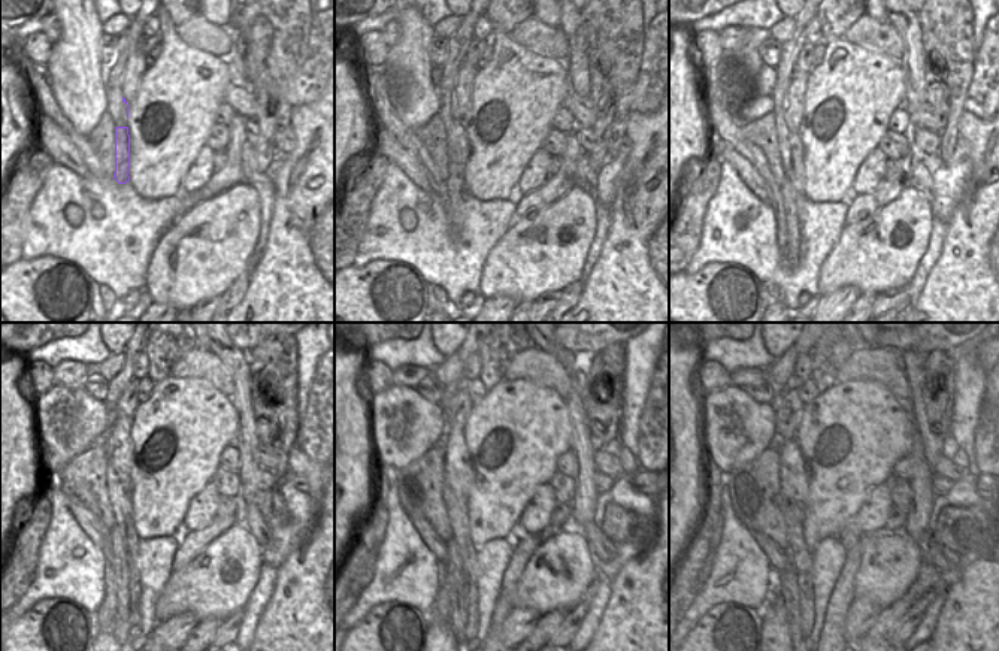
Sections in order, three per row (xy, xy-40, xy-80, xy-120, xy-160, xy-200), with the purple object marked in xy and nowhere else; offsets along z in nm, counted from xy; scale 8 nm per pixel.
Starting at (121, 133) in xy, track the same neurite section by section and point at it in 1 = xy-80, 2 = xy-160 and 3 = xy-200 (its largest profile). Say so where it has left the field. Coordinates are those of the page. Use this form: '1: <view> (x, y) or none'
1: xy-80 (793, 235)
2: xy-160 (454, 566)
3: xy-200 (787, 587)

